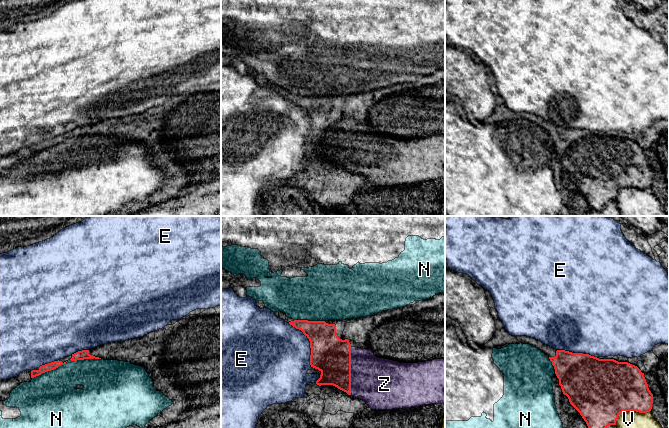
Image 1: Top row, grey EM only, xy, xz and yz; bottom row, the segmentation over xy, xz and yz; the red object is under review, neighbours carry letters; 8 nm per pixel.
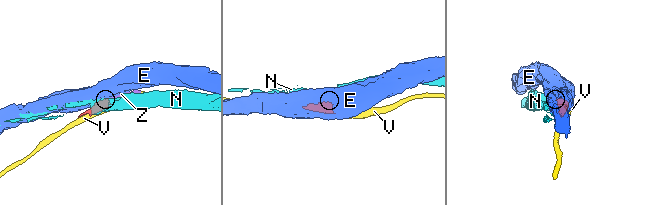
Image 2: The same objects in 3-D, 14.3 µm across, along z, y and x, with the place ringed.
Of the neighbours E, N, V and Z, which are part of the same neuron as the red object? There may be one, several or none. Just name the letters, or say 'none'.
Z

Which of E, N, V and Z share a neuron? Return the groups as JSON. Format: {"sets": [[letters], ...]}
{"sets": [["E"], ["N"], ["V"], ["Z"]]}

